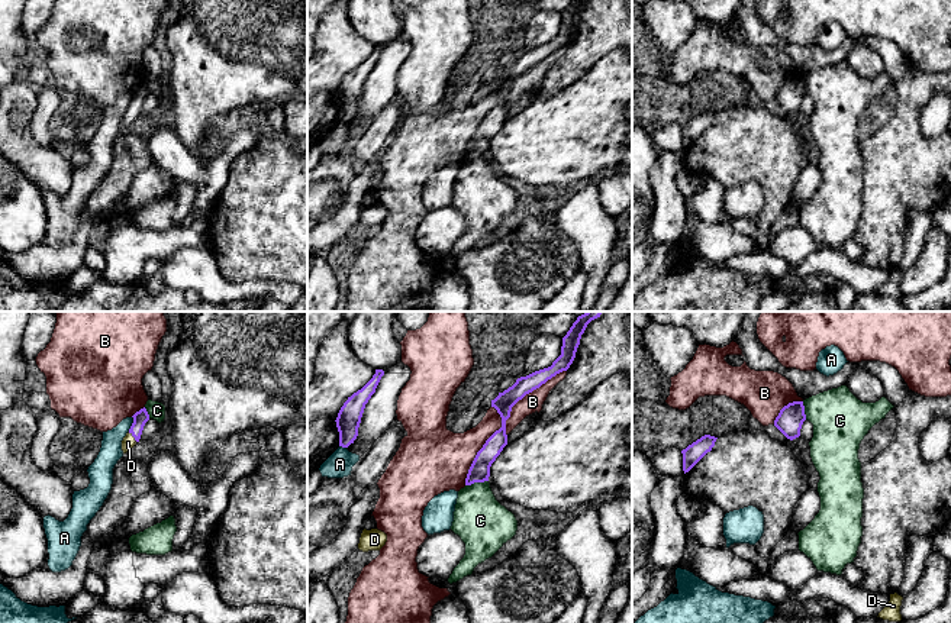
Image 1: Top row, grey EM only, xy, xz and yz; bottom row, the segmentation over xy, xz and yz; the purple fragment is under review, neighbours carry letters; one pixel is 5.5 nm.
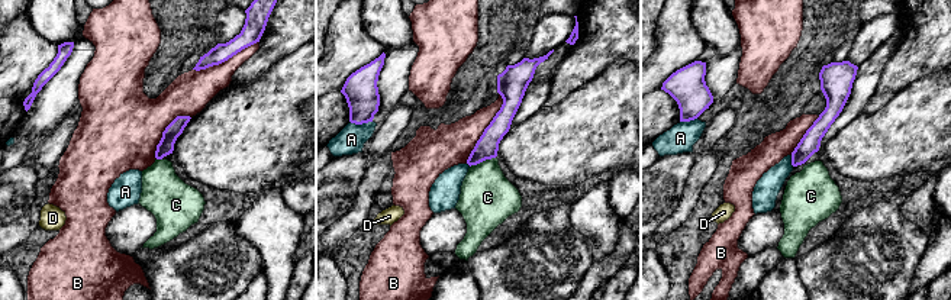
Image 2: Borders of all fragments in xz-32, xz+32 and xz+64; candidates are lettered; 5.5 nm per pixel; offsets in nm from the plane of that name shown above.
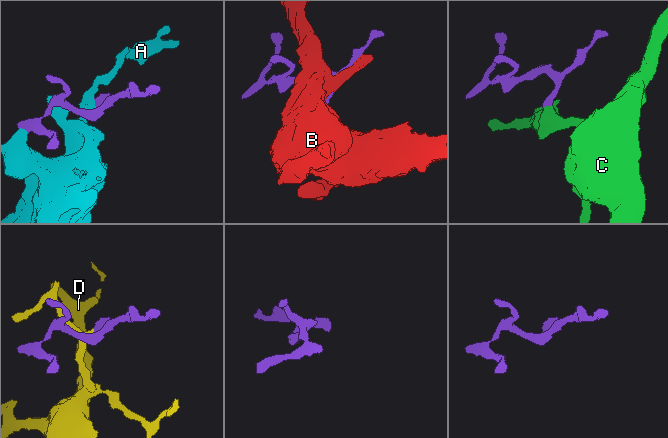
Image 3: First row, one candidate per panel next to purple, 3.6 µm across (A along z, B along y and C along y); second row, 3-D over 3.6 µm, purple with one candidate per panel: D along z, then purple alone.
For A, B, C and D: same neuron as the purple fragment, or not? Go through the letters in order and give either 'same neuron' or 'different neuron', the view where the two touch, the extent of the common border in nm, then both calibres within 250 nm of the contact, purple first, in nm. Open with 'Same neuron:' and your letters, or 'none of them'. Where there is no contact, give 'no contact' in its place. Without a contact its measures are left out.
Same neuron: D
A: different neuron; meets purple in xy; contact 90 nm long; 80 nm thick on the purple side, 120 nm on the other
B: different neuron; meets purple in xz; contact 500 nm long; 110 nm thick on the purple side, 110 nm on the other
C: different neuron; meets purple in xz; contact 130 nm long; 120 nm thick on the purple side, 300 nm on the other
D: same neuron; meets purple in xy; contact 80 nm long; 80 nm thick on the purple side, 70 nm on the other

